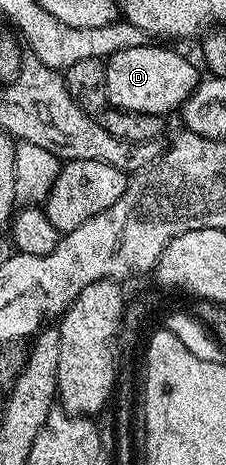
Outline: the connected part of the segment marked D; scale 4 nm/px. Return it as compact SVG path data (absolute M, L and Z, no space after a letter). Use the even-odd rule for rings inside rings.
M162 43L128 47L124 51L116 51L106 61L106 100L113 108L128 113L170 115L173 109L175 112L194 94L200 80L197 67L184 54L158 44Z

